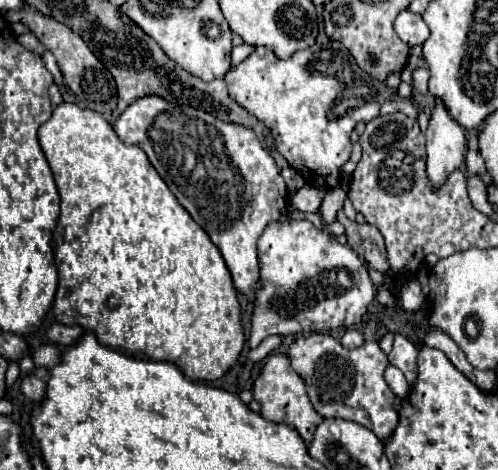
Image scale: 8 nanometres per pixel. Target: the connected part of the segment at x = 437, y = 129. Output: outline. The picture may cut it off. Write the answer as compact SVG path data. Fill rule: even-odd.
M441 102L435 104L427 136L427 178L433 190L439 190L445 180L461 168L467 152L465 130L451 120Z

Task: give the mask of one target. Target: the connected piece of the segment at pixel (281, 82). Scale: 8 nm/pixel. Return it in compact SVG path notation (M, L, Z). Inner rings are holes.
M315 42L313 46L295 52L287 60L281 60L263 46L257 46L239 66L231 68L231 72L225 74L225 82L229 96L249 114L257 116L269 126L277 142L277 150L289 162L289 166L295 168L307 184L319 186L323 190L333 190L335 186L339 186L341 166L351 156L353 144L349 140L349 134L353 132L355 124L371 122L373 118L377 118L381 104L389 100L391 94L395 94L395 90L389 90L385 82L373 80L369 74L361 72L353 56L341 42Z

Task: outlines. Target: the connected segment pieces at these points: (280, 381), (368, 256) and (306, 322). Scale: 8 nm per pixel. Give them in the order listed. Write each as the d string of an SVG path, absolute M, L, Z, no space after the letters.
M271 354L259 374L259 378L255 380L255 388L253 388L255 400L261 404L261 416L269 422L287 422L289 426L293 426L299 436L303 438L305 444L309 444L309 440L313 440L313 432L317 428L317 424L323 420L311 406L307 392L305 392L305 384L299 378L299 374L295 374L291 370L289 358L285 354Z
M343 210L337 213L337 221L345 226L345 236L349 246L375 270L379 270L381 274L393 274L389 260L387 260L387 250L383 244L383 236L377 228L373 228L371 224L363 224L359 226L357 222L347 220L347 216Z
M287 220L287 222L269 222L263 234L257 240L259 254L259 288L255 292L255 308L251 318L251 338L249 346L257 348L267 336L281 334L311 334L311 332L329 332L361 322L367 306L375 296L373 282L363 266L359 256L349 248L337 244L335 236L327 230L313 226L309 220Z

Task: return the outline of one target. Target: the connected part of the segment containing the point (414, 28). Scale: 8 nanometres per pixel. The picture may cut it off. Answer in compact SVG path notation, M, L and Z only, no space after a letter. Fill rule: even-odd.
M405 10L405 12L401 12L397 16L397 20L395 20L395 32L409 46L423 44L429 38L429 28L423 22L423 18L419 14L409 12L409 10Z

